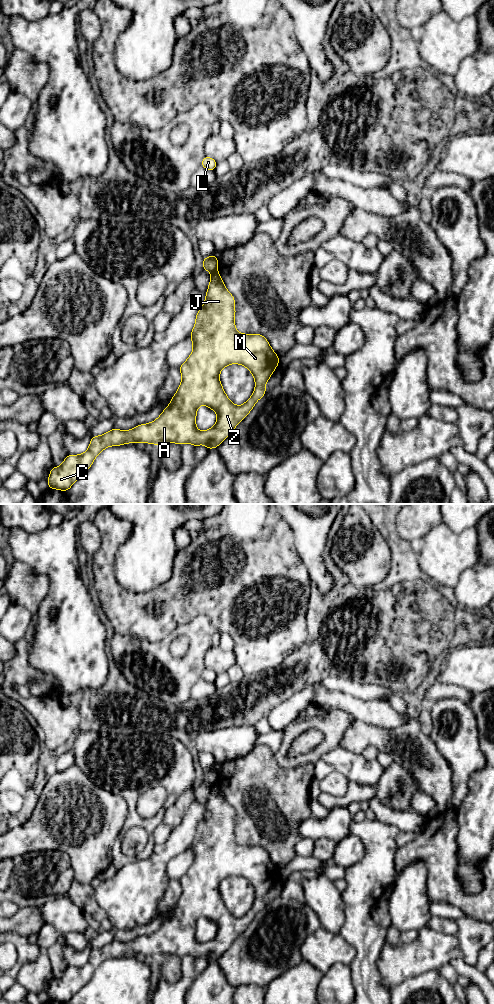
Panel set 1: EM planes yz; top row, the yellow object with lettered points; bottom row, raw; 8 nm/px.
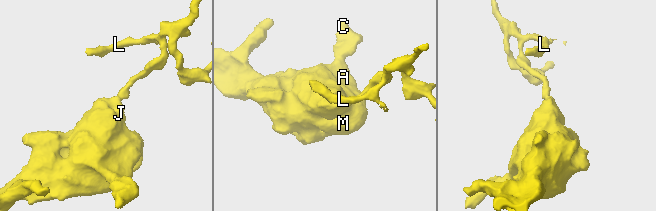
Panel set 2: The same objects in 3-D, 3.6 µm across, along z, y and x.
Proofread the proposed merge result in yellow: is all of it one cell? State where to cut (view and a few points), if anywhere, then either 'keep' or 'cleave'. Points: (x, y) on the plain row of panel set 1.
yz (216, 780), (211, 786) | cleave

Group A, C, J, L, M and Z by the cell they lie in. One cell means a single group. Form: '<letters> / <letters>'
A C J M Z / L

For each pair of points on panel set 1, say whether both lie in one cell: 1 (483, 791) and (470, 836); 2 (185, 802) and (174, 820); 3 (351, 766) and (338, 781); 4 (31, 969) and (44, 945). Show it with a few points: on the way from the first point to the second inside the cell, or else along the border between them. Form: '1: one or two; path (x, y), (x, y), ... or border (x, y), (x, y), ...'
1: one; path (483, 802), (477, 825)
2: one; path (181, 806), (174, 816)
3: two; border (334, 768), (348, 781)
4: one; path (37, 963), (43, 957), (44, 951)

